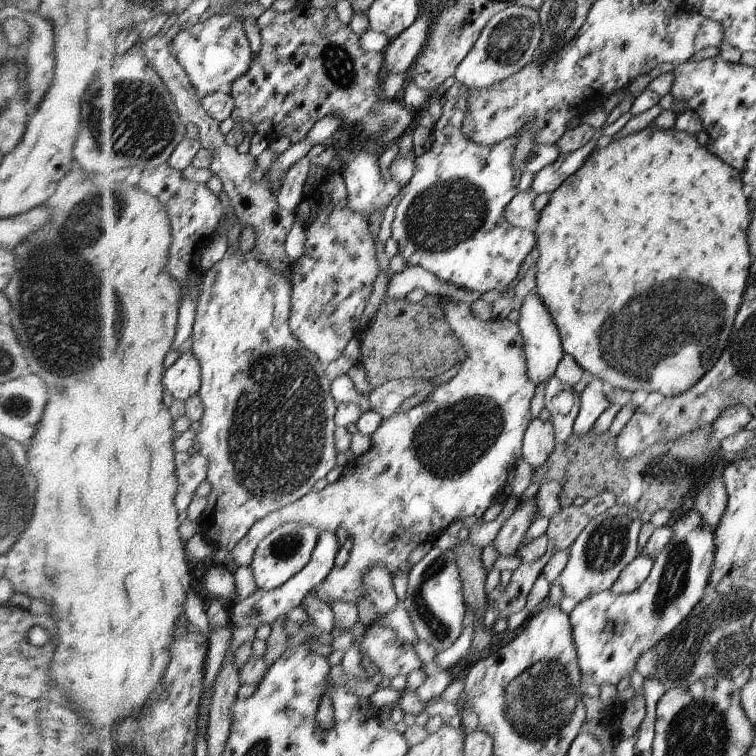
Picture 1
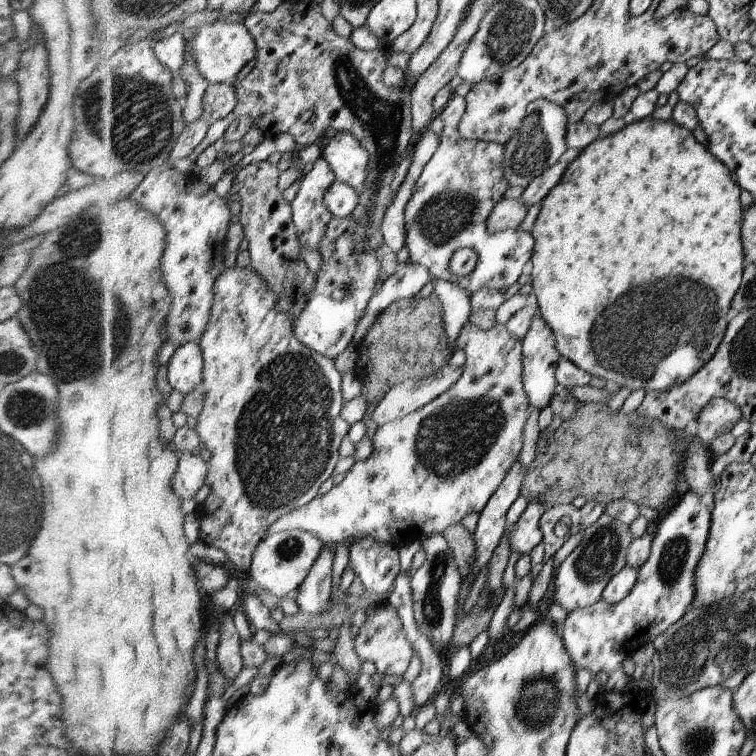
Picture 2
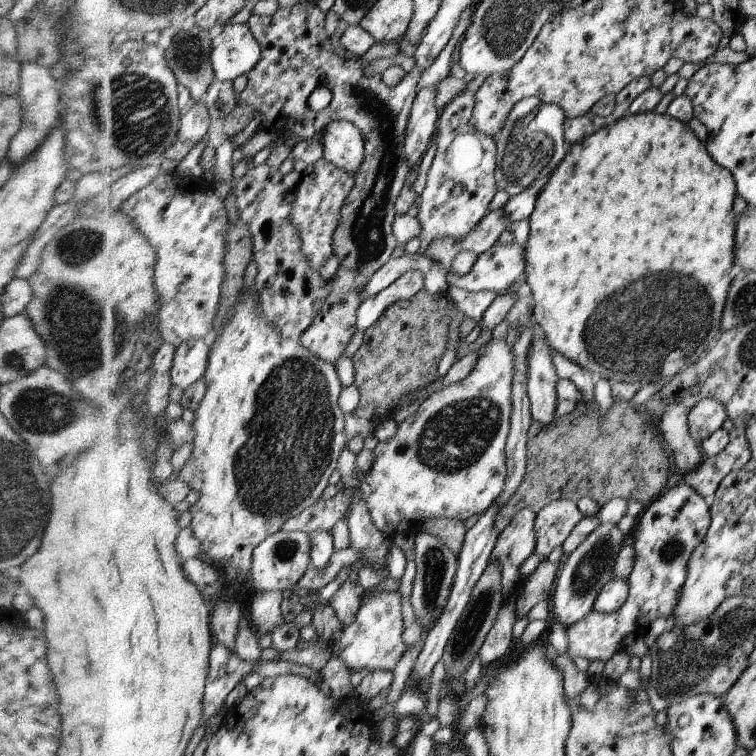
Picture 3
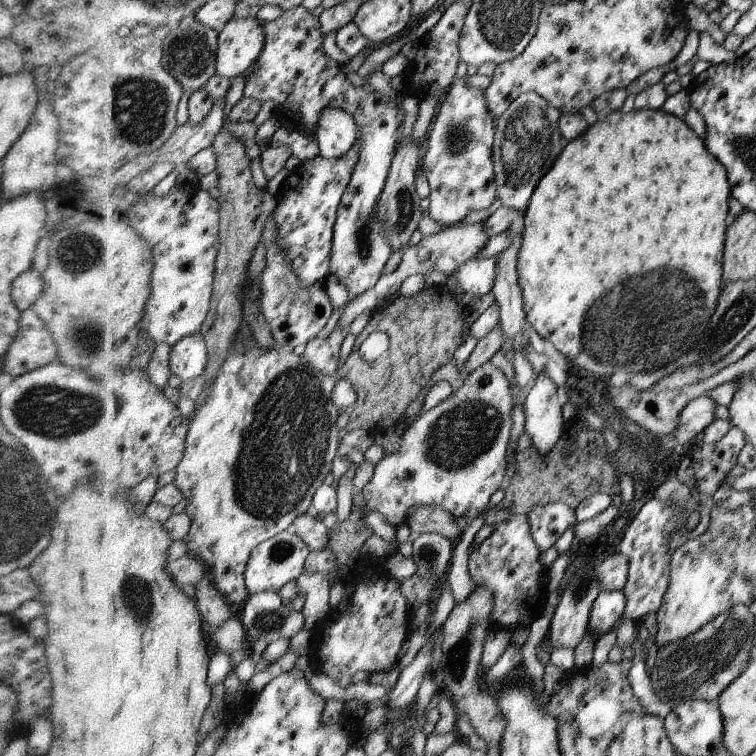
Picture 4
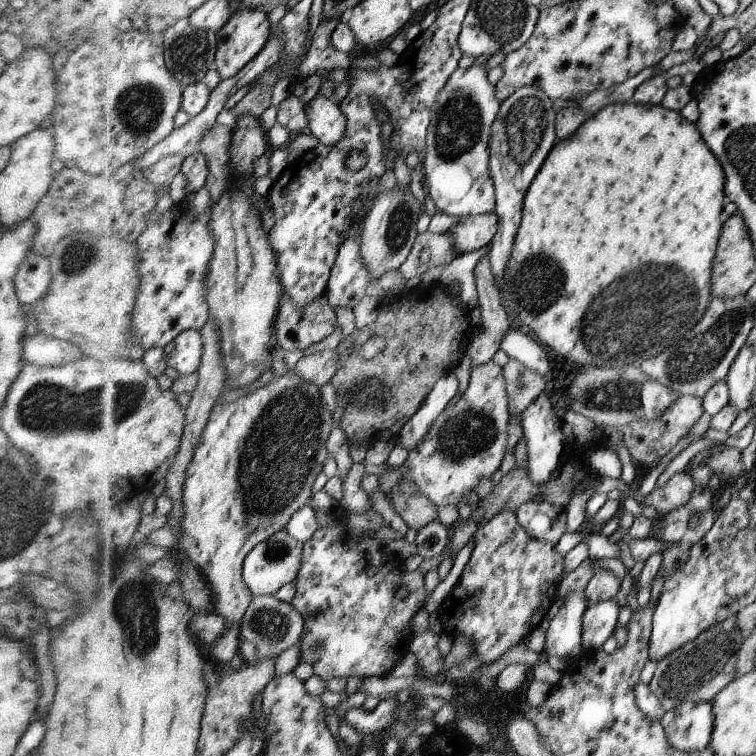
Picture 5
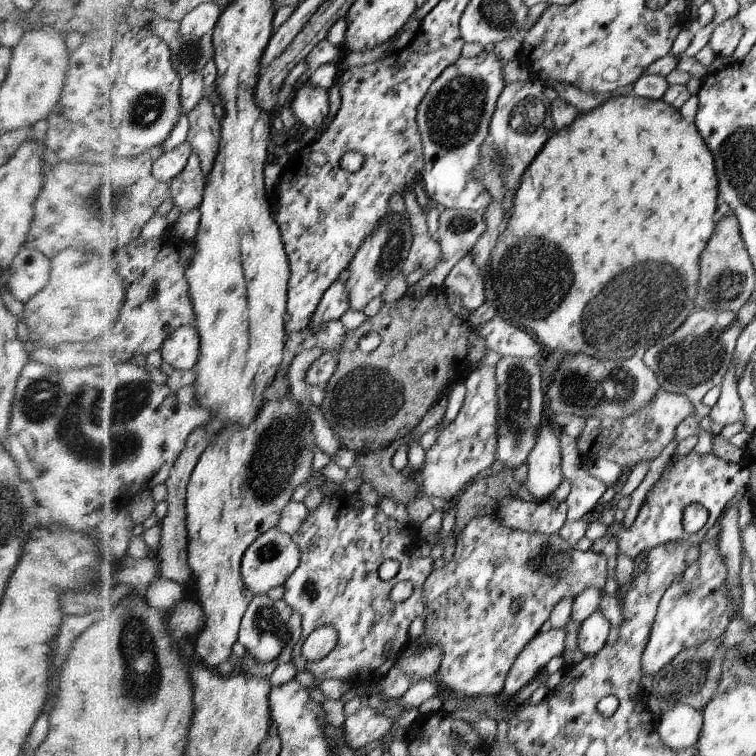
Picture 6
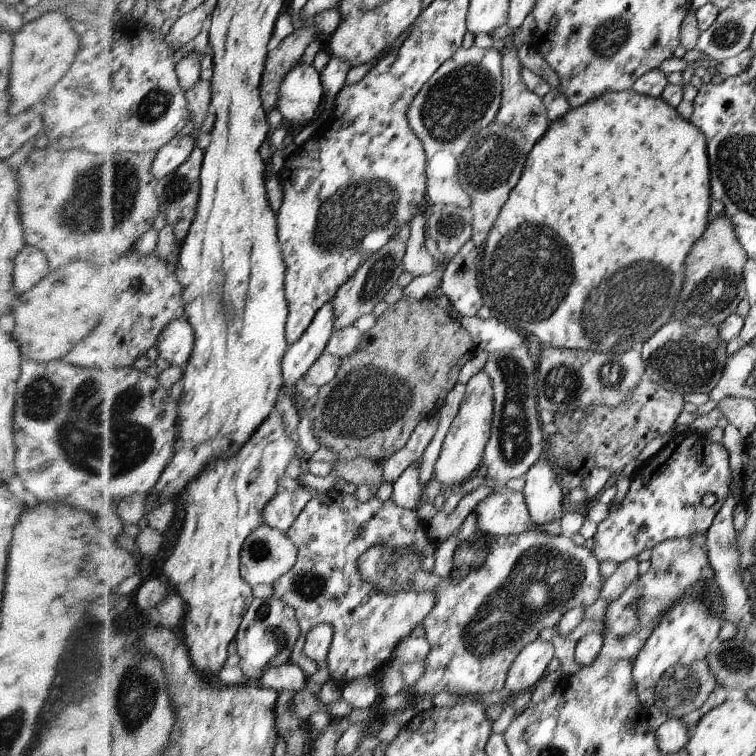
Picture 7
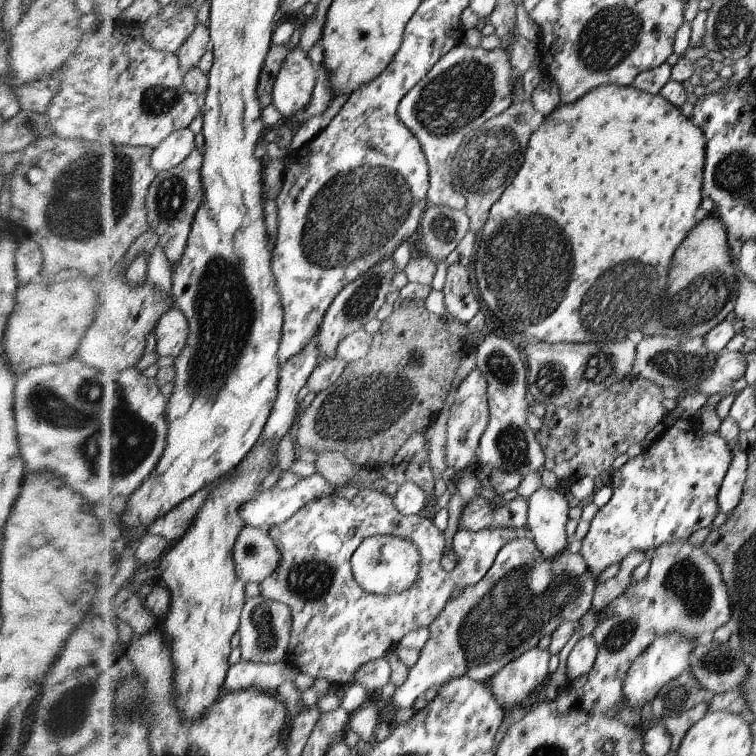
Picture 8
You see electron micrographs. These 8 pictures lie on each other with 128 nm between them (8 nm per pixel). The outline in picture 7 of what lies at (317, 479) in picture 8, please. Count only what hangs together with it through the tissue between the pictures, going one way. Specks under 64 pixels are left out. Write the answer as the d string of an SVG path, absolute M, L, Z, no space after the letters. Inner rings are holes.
M302 485L295 492L280 489L278 496L266 509L266 524L288 533L306 506L318 496L319 492Z

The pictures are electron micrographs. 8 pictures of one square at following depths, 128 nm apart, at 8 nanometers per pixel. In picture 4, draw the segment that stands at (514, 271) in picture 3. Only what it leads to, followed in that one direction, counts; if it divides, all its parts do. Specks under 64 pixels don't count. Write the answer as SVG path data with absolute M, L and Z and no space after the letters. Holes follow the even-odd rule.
M498 258L468 259L455 273L466 294L480 299L493 289L498 274Z

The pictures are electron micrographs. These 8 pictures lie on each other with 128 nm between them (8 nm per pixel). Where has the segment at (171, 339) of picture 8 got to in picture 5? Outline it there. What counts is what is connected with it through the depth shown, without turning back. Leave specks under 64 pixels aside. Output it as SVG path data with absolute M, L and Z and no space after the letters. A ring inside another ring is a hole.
M190 329L173 340L166 348L169 366L182 375L199 372L203 363L205 342L198 329Z

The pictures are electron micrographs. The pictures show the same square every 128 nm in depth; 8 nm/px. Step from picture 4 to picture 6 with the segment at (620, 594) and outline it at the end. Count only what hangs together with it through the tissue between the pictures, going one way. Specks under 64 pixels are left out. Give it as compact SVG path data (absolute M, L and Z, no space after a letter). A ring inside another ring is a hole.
M594 611L579 625L578 646L586 657L594 656L606 645L610 623L604 618L601 611Z

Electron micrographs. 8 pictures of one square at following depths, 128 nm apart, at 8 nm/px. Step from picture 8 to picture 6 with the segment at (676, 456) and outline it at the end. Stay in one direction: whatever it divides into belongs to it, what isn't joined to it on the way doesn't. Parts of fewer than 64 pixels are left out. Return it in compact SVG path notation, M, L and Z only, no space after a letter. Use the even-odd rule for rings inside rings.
M691 451L686 456L676 457L674 464L666 464L658 481L646 493L638 515L629 528L624 527L622 521L613 521L607 528L607 534L613 534L618 541L618 554L633 559L638 554L647 554L649 550L664 545L665 542L686 541L700 546L706 532L719 520L725 506L734 496L747 495L749 484L747 467L722 460L713 452L696 454ZM691 504L701 504L709 512L708 522L692 534L687 533L682 525L685 508Z

